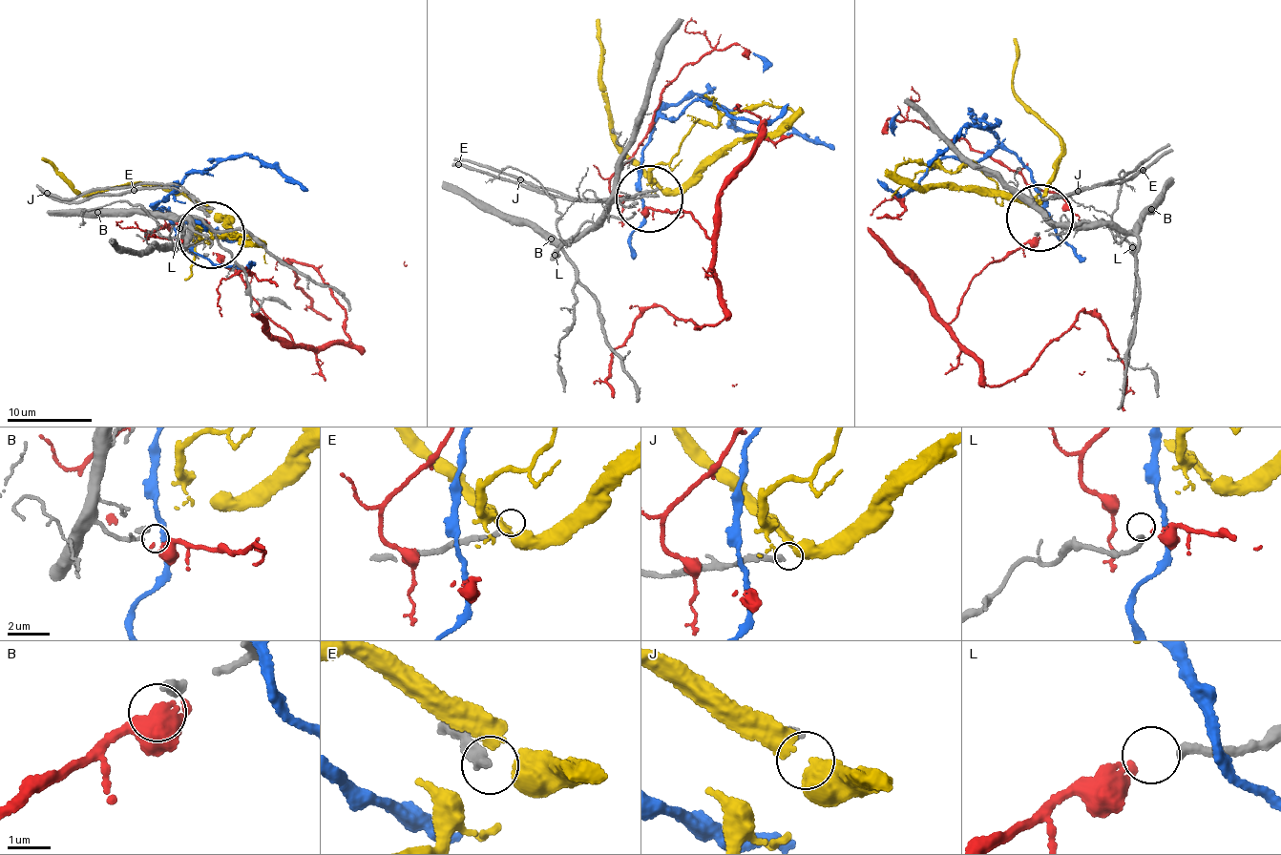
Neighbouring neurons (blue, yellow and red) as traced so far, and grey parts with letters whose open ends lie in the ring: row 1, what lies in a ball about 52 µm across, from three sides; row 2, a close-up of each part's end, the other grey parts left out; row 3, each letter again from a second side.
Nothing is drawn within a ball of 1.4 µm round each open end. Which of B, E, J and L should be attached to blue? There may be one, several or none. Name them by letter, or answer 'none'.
none

